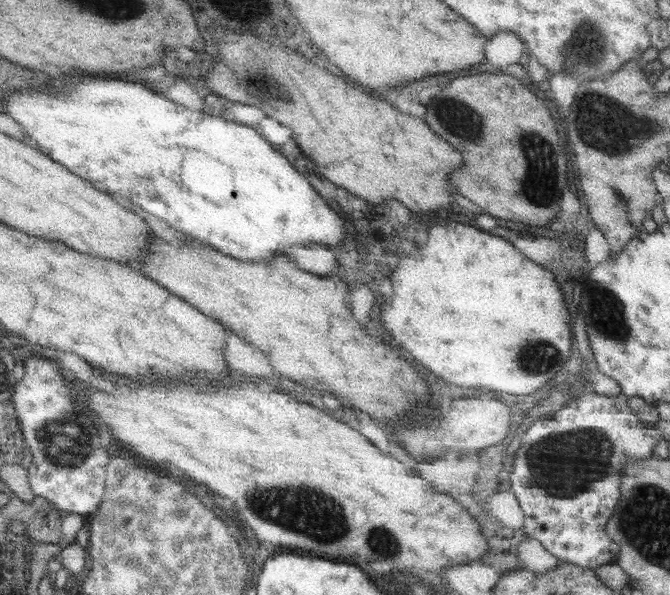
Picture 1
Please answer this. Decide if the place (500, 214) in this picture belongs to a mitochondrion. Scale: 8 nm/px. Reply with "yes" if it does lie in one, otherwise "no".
no

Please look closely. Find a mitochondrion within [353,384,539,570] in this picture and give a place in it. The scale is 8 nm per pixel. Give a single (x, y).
(390, 546)

